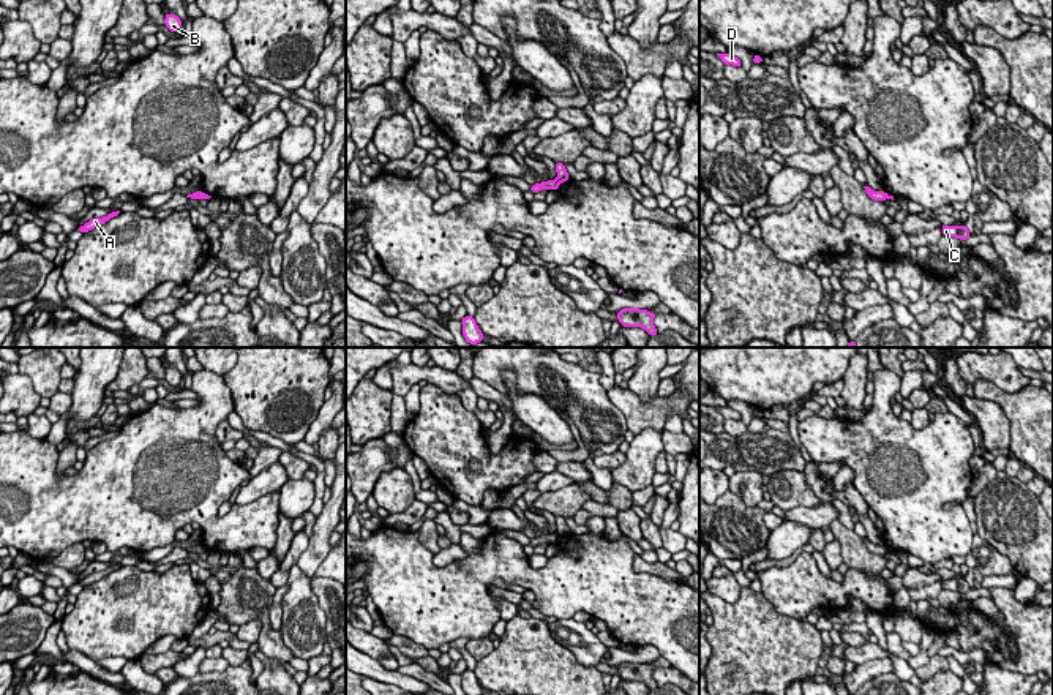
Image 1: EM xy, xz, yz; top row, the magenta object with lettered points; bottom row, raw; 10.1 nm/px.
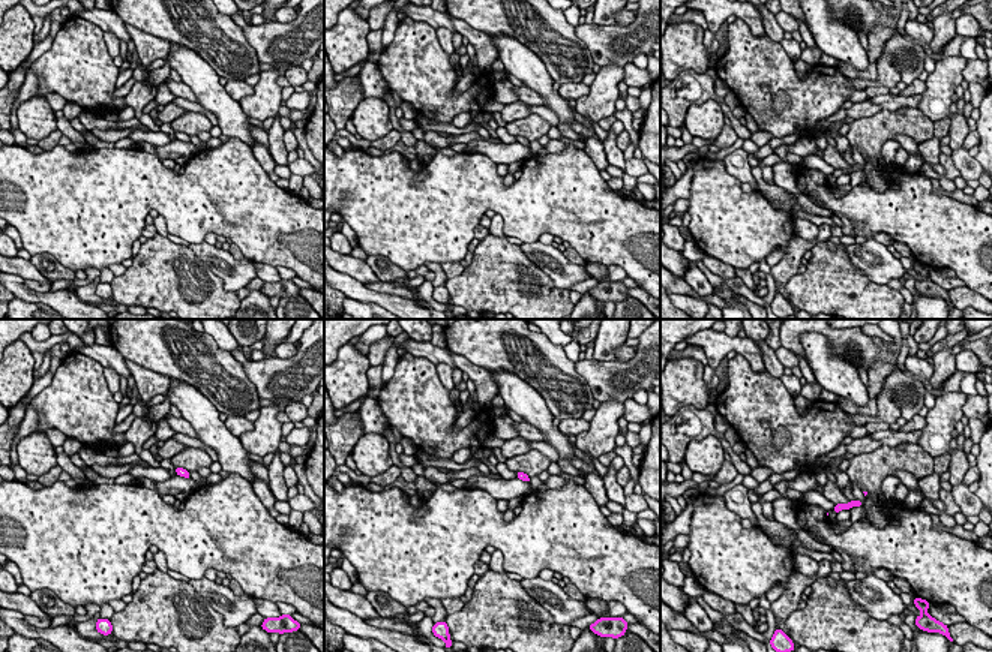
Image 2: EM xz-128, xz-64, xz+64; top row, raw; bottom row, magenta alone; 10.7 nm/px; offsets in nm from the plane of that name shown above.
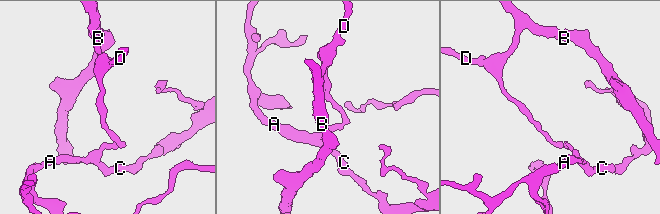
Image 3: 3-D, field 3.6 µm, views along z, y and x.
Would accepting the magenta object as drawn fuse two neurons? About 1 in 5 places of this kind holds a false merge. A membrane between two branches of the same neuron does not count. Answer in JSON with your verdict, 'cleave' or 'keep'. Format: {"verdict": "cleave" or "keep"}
{"verdict": "cleave"}

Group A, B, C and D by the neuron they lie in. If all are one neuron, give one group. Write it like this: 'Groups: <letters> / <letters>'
Groups: A C / B D

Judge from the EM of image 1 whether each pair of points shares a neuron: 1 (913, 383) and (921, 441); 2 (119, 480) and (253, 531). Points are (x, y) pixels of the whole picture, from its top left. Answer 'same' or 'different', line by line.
1: different
2: same

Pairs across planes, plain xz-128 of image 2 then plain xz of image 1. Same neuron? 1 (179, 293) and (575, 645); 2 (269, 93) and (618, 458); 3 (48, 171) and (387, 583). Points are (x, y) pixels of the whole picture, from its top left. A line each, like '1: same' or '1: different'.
1: different
2: different
3: same

